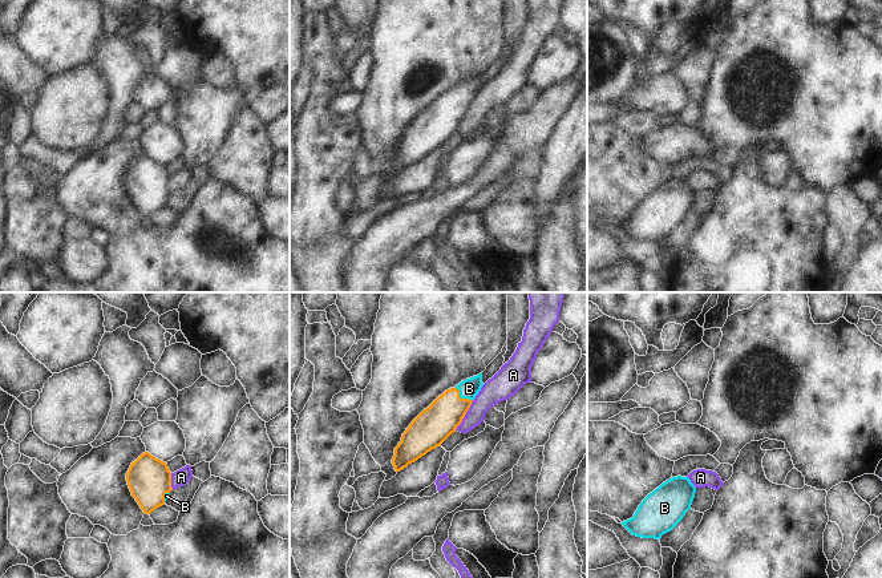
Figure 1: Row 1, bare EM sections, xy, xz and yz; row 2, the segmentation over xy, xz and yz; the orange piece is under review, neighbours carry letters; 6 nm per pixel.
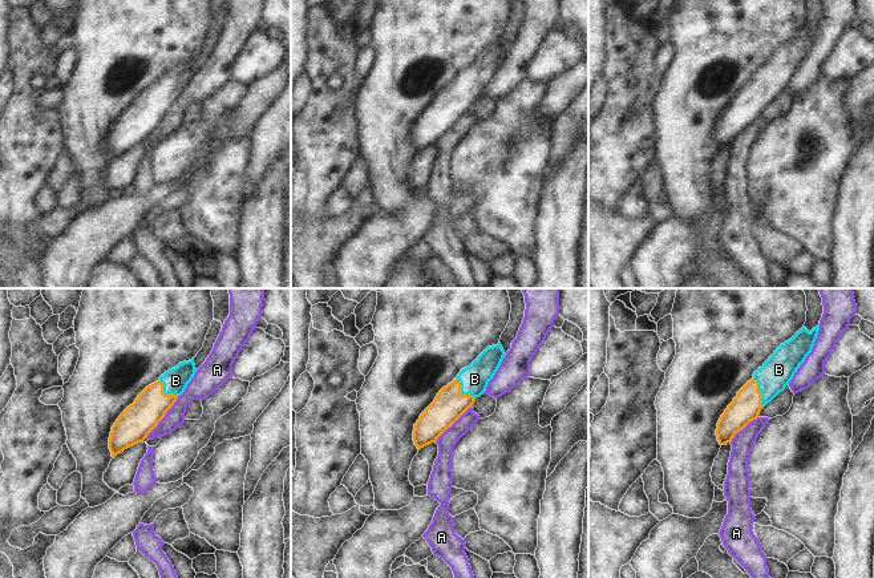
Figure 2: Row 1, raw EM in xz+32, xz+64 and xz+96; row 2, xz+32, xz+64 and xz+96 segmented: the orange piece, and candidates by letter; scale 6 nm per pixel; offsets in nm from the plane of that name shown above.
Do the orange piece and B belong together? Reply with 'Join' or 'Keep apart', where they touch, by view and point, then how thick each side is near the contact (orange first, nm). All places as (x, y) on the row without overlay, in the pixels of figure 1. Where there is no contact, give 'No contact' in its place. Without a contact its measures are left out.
Join. Touches orange at xz (460, 100). Thickness 220 nm (orange) against 120 nm.

